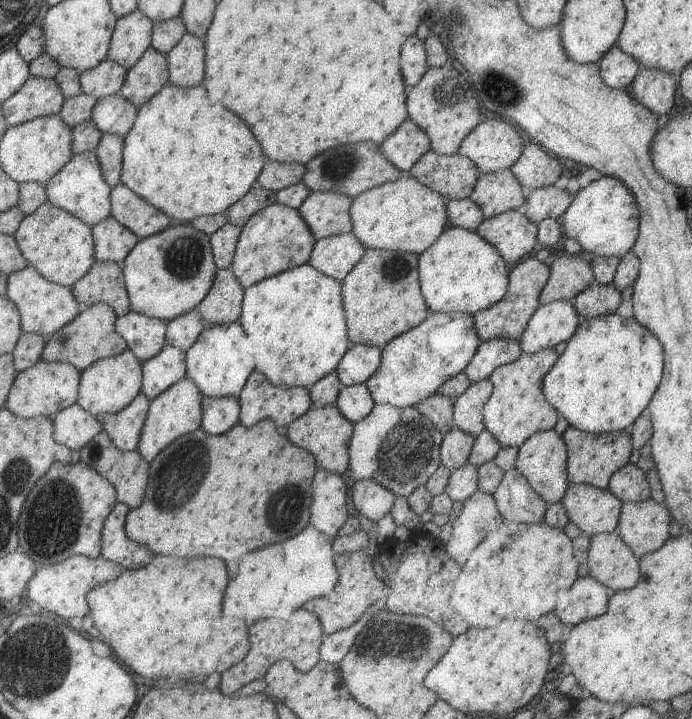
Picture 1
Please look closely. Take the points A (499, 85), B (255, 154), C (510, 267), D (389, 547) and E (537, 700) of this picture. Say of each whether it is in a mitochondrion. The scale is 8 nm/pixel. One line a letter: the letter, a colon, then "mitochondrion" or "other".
A: mitochondrion
B: other
C: other
D: other
E: other

